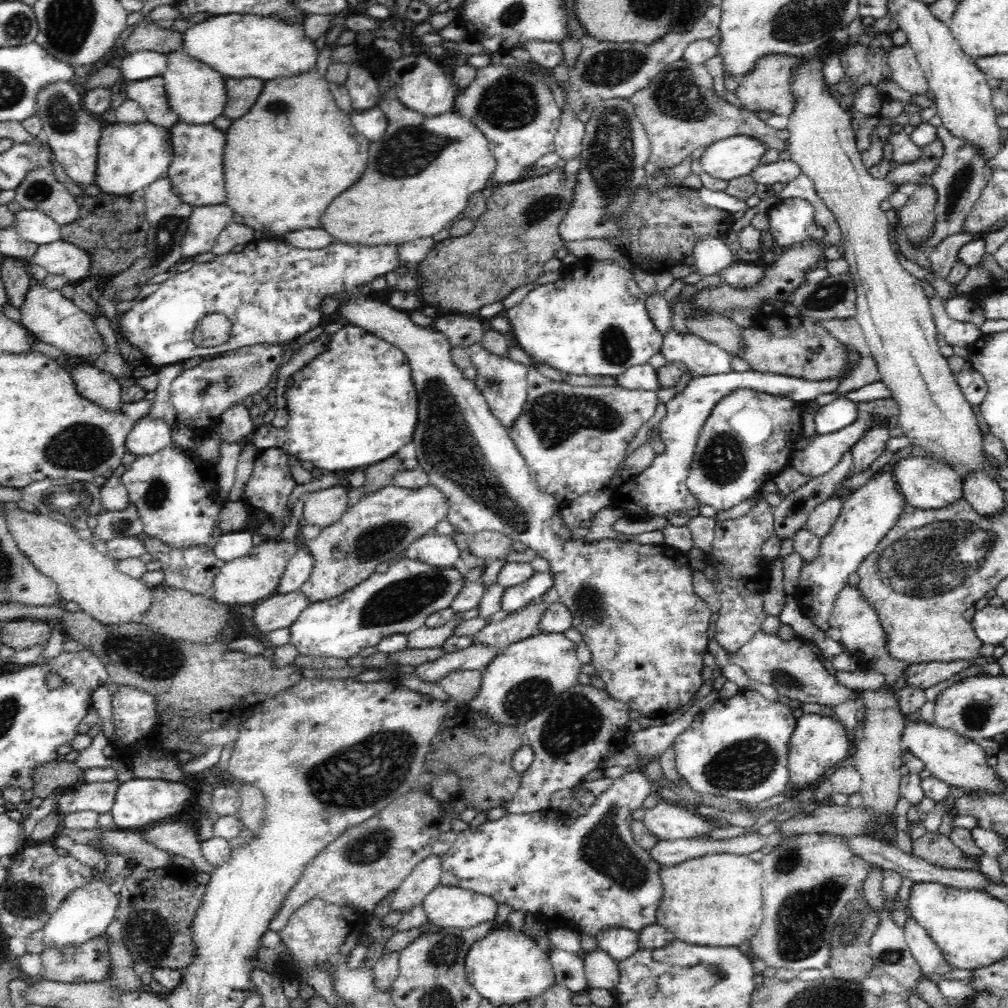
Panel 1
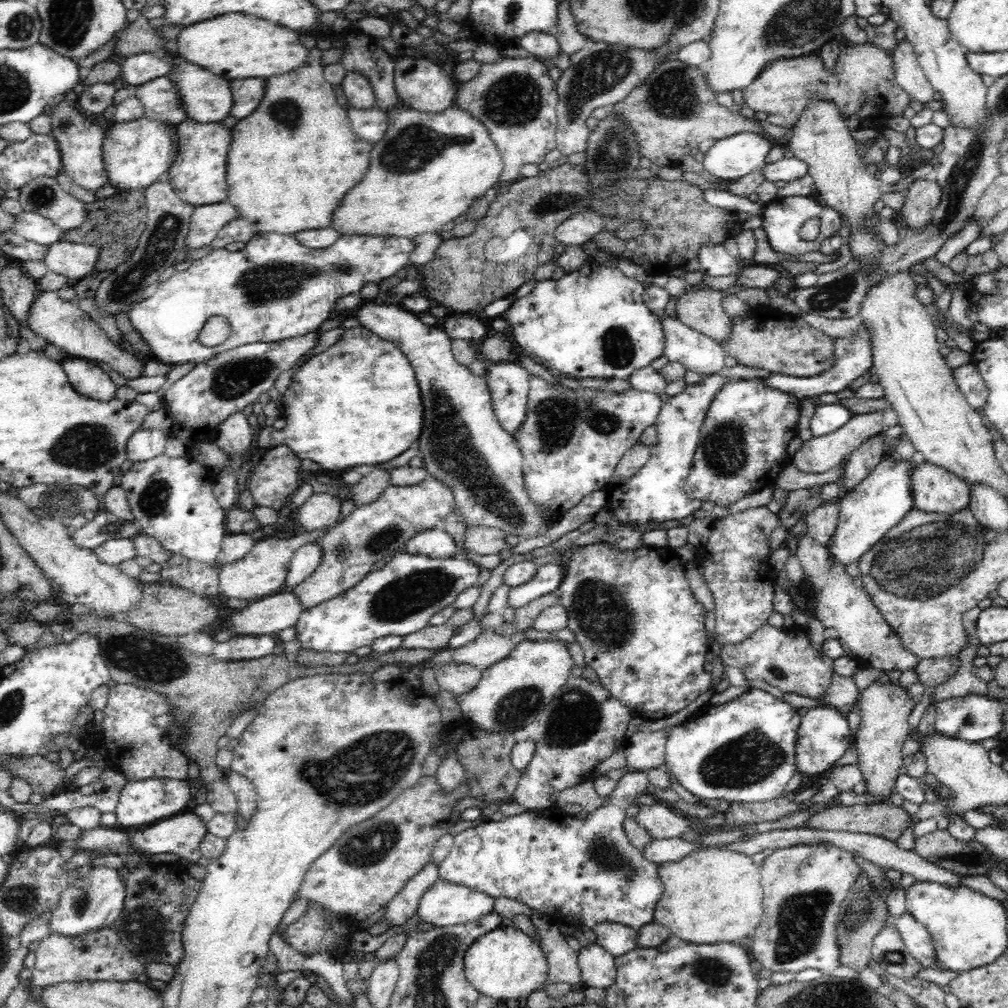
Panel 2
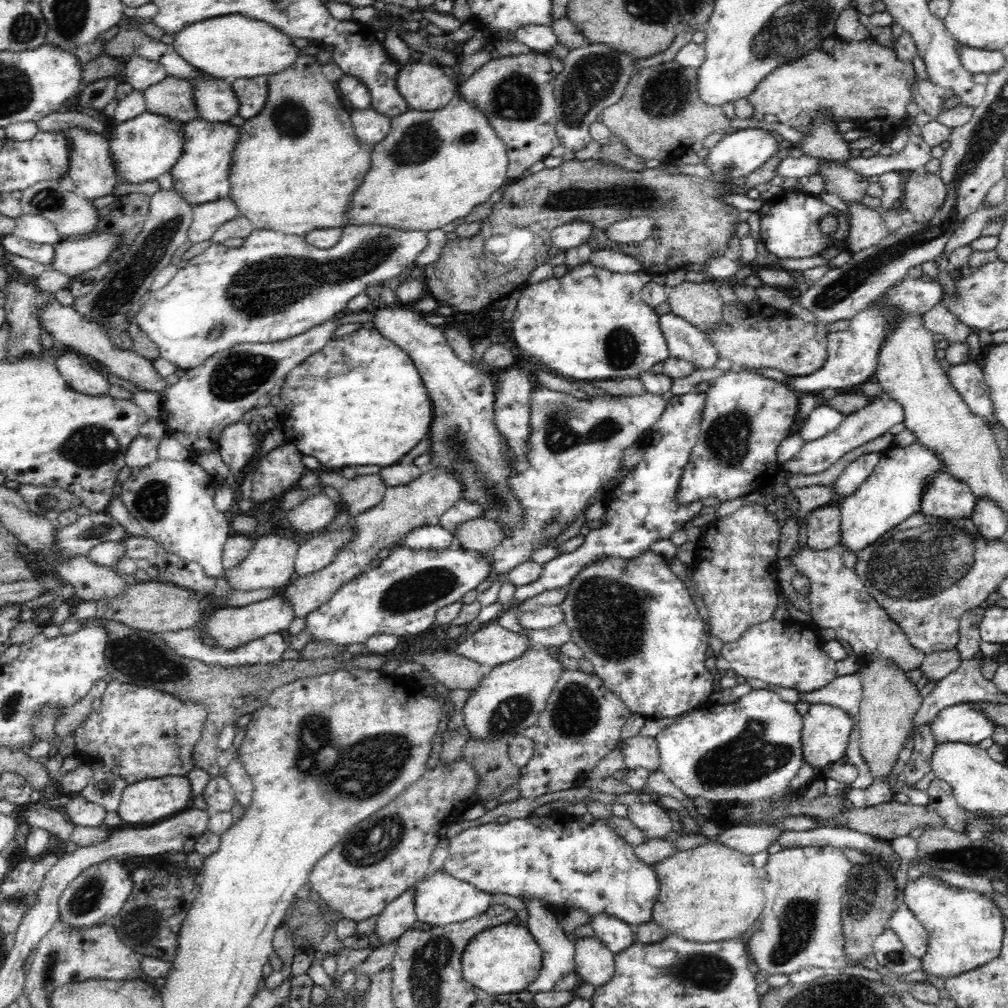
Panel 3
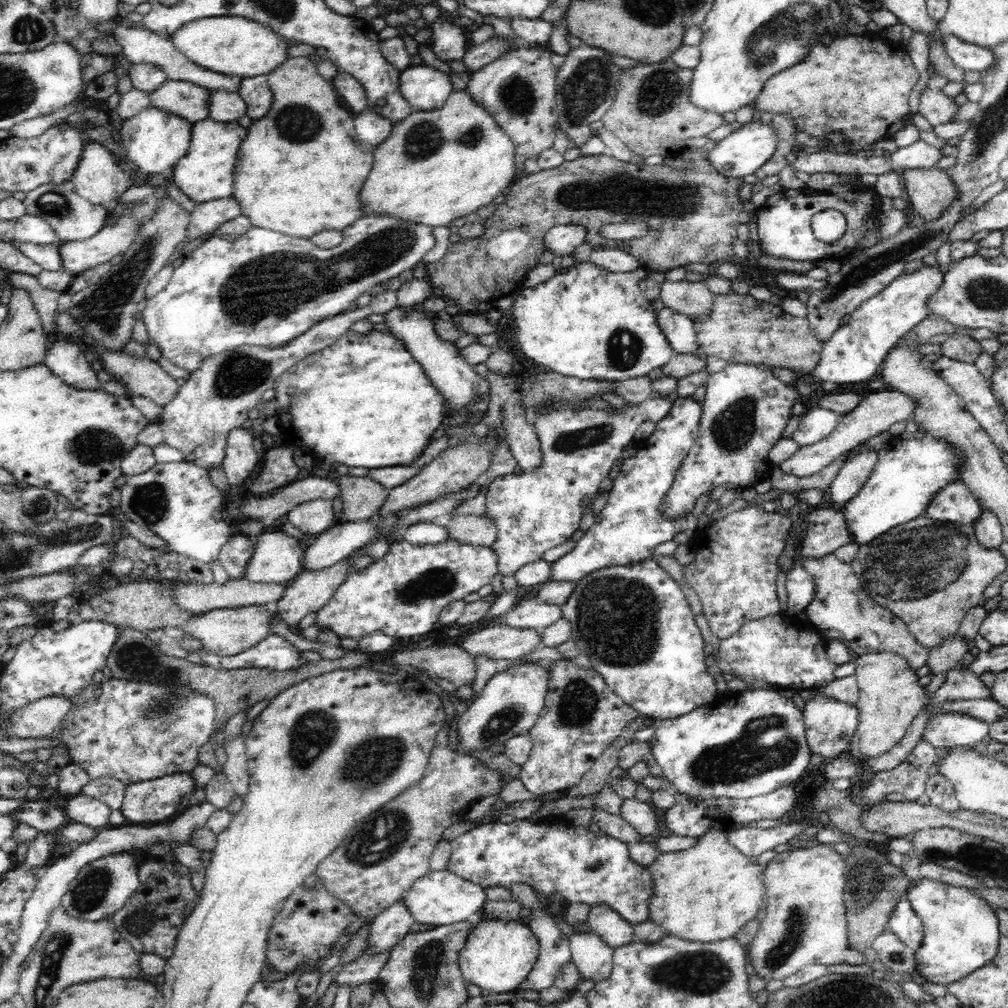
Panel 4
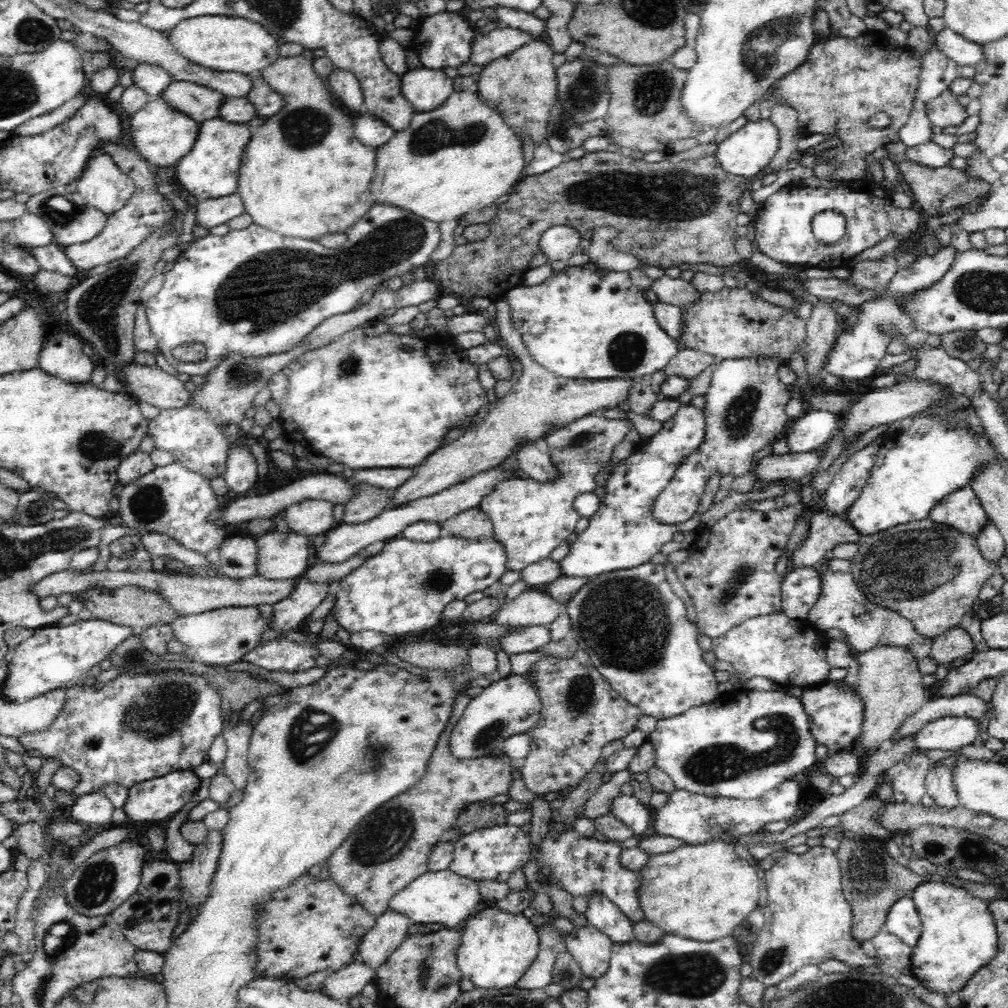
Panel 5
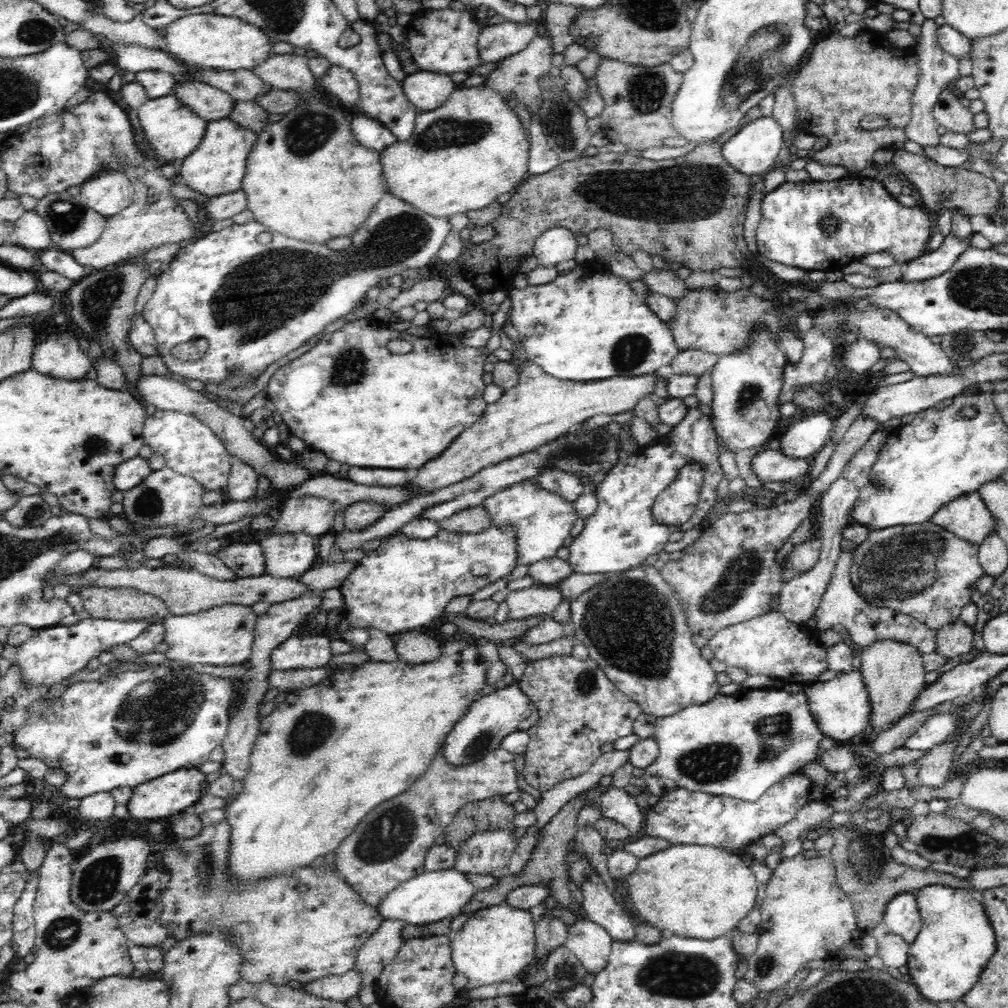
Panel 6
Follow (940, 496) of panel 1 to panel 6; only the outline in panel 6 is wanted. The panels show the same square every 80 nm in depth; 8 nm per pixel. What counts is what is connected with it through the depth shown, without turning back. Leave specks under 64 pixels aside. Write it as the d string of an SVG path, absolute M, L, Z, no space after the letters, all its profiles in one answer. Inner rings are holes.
M976 491L968 496L958 496L958 500L940 508L931 522L974 546L989 538L997 527L996 519Z

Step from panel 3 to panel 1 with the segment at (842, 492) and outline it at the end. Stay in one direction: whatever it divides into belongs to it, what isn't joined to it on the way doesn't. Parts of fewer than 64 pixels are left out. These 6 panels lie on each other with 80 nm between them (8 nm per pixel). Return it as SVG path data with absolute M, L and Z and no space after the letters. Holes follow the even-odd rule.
M878 424L872 431L862 436L858 443L852 448L853 466L851 471L861 473L866 471L875 460L884 452L886 442L891 437L889 427L892 424Z

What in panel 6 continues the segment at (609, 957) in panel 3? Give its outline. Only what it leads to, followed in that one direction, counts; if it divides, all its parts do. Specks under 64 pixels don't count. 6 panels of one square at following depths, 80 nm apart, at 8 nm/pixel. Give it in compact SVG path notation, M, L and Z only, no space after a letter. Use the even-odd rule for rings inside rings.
M584 916L582 921L569 926L563 946L580 960L587 973L596 975L608 965L613 942L602 926Z

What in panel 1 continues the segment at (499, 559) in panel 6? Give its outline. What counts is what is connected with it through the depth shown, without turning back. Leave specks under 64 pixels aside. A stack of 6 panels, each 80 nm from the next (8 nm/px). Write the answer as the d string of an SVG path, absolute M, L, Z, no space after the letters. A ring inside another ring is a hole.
M400 555L400 559L391 564L384 574L374 572L367 580L341 595L325 601L309 603L300 616L289 626L289 644L296 647L298 655L323 658L334 656L334 658L348 660L348 658L358 656L363 648L375 647L382 640L382 637L396 633L407 635L417 631L433 612L448 608L454 597L465 586L466 580L456 567L454 569L434 567L426 562Z

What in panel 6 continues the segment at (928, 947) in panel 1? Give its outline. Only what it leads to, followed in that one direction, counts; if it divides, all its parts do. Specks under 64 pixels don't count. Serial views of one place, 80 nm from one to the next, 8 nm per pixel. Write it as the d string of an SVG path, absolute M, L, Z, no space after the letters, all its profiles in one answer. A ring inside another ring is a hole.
M902 892L886 904L884 924L890 933L902 936L908 944L916 940L921 928L921 915L915 893Z

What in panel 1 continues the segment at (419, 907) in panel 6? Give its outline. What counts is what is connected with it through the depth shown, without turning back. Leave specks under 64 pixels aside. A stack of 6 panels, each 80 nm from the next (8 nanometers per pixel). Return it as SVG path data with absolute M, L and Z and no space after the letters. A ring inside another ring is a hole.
M438 884L421 902L428 921L441 928L468 929L490 921L498 914L498 903L482 893L456 885Z

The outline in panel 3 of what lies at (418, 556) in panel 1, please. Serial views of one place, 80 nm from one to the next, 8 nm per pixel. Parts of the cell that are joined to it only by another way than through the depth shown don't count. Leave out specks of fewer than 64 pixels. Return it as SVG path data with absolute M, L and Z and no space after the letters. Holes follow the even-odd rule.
M424 524L410 530L403 544L412 550L448 550L455 544L452 532L440 524Z

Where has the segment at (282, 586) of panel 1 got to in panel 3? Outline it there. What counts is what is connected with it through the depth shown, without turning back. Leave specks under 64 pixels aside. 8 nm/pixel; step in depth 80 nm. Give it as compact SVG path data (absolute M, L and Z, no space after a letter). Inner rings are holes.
M351 523L325 535L316 535L306 540L297 550L297 558L294 561L294 579L302 577L322 568L326 568L336 553L343 549L353 539Z

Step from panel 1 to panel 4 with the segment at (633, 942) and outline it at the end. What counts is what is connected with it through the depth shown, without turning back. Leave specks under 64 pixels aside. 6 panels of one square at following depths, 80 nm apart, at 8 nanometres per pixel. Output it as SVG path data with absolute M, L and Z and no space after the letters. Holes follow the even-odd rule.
M605 904L592 906L587 922L592 933L600 936L602 941L612 949L633 942L634 926Z

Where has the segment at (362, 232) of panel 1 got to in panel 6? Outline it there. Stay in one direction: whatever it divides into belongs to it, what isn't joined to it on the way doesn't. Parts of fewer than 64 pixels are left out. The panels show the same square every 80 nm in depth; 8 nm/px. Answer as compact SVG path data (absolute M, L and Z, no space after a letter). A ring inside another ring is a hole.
M484 86L457 88L445 104L433 111L419 111L409 139L395 140L379 155L386 179L385 192L392 192L430 216L452 216L492 204L500 194L511 193L528 176L529 145L522 122L500 94Z

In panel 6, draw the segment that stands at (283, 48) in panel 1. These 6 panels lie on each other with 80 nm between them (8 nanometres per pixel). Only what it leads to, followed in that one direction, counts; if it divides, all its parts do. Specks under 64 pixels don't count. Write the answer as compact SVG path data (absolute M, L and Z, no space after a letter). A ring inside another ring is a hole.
M189 13L168 24L163 34L167 51L184 62L198 64L204 68L240 70L256 68L272 54L274 42L254 27L234 16L219 16L214 13Z

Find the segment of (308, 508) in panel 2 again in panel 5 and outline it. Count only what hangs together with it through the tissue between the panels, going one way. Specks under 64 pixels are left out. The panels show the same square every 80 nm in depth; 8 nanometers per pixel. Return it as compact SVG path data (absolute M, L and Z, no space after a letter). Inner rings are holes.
M326 500L298 501L284 510L284 522L290 530L301 535L325 534L336 525L334 507Z

